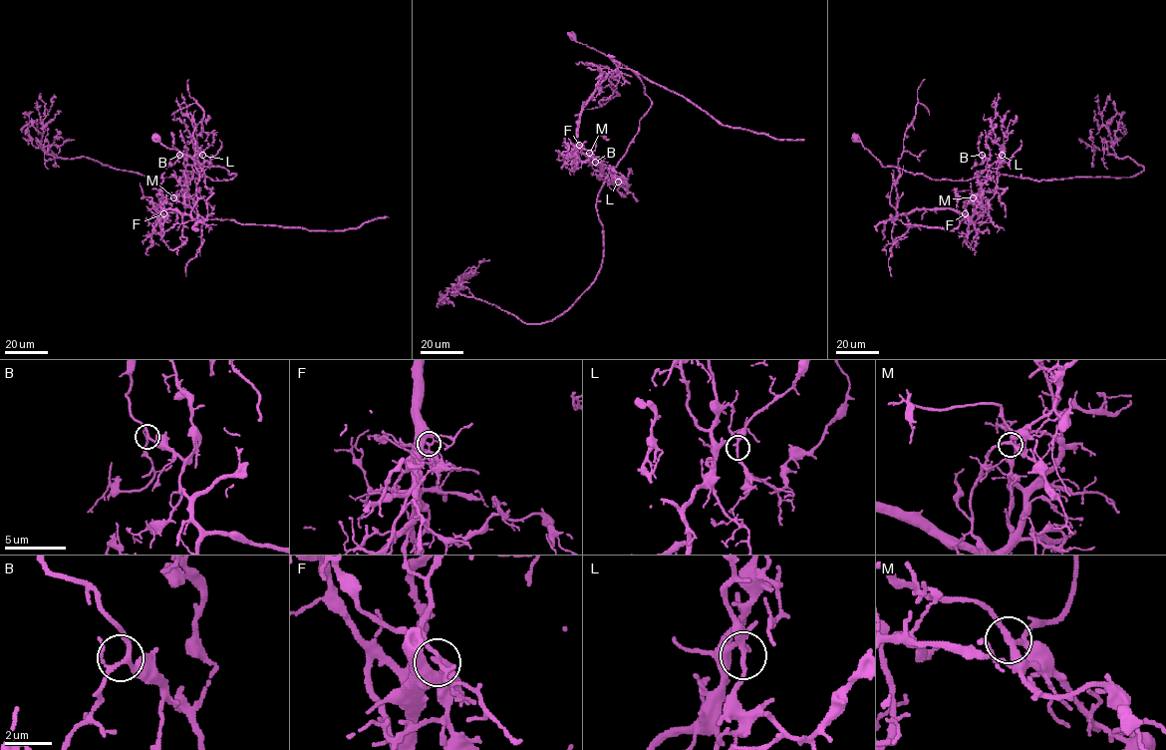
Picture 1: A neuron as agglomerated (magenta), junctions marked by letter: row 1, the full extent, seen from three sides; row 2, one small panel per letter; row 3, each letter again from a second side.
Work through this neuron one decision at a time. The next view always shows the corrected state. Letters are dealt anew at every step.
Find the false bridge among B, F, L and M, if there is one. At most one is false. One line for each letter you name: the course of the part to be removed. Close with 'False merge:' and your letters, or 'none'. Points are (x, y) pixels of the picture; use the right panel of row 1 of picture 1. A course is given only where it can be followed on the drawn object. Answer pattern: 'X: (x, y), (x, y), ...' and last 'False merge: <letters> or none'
F: (965, 213), (950, 209), (915, 208), (887, 220), (899, 219), (905, 224), (949, 230), (959, 226), (960, 216)
False merge: F

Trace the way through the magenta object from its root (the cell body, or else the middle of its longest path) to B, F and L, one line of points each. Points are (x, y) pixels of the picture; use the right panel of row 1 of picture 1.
B: (854, 138), (883, 167), (922, 174), (935, 180), (966, 181), (987, 177), (988, 160), (982, 155)
F: (854, 138), (883, 167), (935, 180), (966, 181), (987, 177), (989, 170), (991, 176), (969, 198), (965, 213)
L: (854, 138), (883, 167), (922, 174), (935, 180), (966, 181), (987, 177), (990, 167), (1002, 155)

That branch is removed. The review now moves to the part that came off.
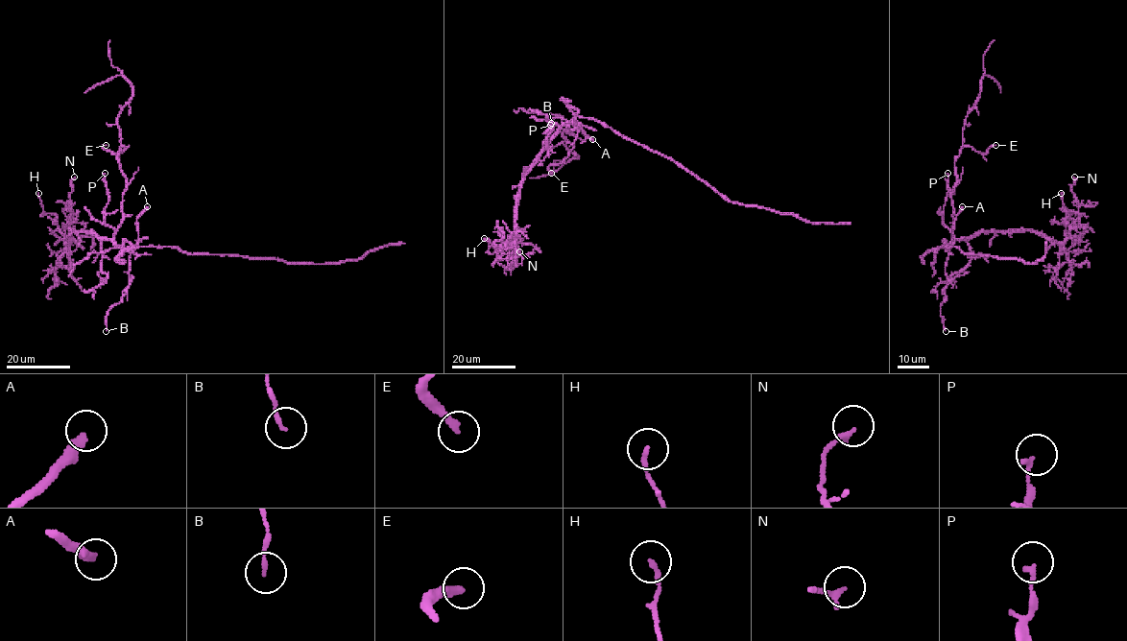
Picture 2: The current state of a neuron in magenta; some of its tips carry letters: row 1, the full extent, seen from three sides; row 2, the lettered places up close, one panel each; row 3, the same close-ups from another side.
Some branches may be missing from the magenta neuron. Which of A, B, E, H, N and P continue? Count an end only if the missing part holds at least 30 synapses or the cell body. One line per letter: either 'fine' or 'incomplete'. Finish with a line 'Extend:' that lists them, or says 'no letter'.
A: fine
B: fine
E: fine
H: fine
N: fine
P: fine
Extend: no letter

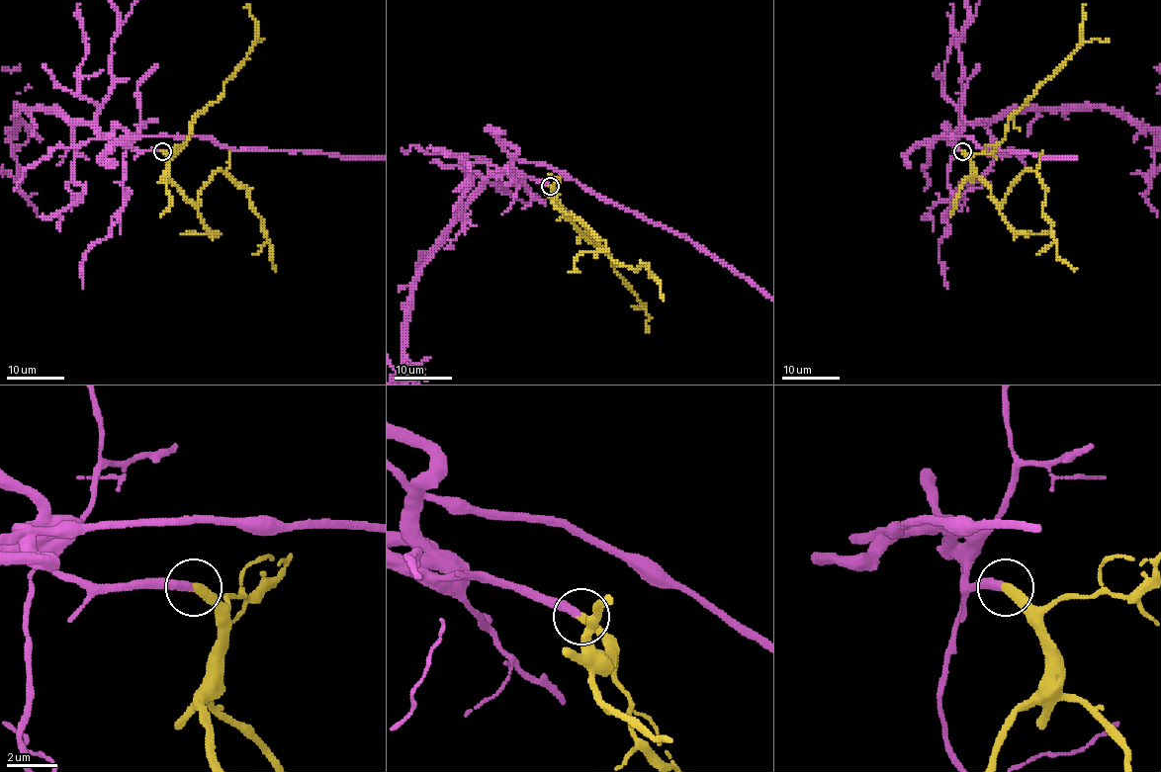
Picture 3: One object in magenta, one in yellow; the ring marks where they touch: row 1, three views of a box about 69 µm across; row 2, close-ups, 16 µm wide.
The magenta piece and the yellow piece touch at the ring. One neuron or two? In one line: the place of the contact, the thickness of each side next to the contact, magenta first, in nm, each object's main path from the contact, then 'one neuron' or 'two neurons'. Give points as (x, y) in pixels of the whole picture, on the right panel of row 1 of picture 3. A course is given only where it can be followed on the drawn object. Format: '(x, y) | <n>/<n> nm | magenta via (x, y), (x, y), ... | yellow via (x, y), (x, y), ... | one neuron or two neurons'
(962, 151) | 320/400 nm | yellow via (962, 151), (999, 205), (1026, 170), (1037, 174), (1044, 190), (1043, 215), (1050, 223), (1057, 256), (1076, 268) | one neuron

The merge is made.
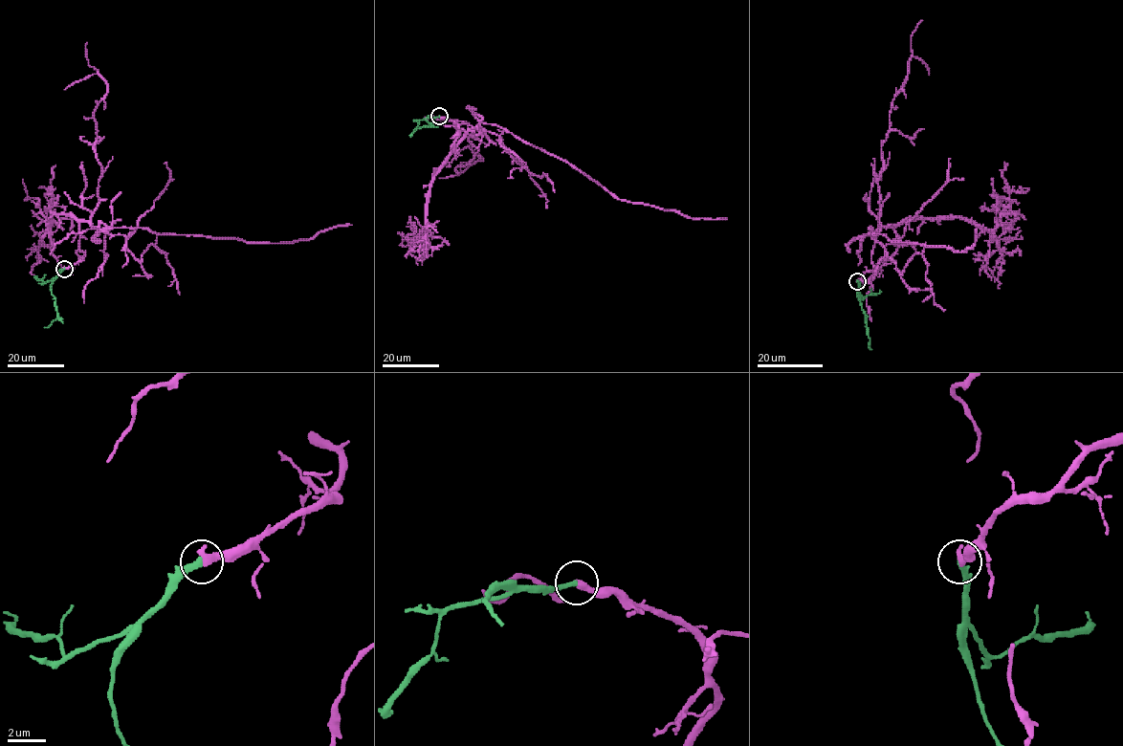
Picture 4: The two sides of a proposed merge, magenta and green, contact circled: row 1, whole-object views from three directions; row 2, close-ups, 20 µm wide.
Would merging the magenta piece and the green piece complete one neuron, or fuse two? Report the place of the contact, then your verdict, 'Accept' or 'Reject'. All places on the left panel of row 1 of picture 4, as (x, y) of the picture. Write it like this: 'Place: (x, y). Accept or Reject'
Place: (64, 269). Accept

